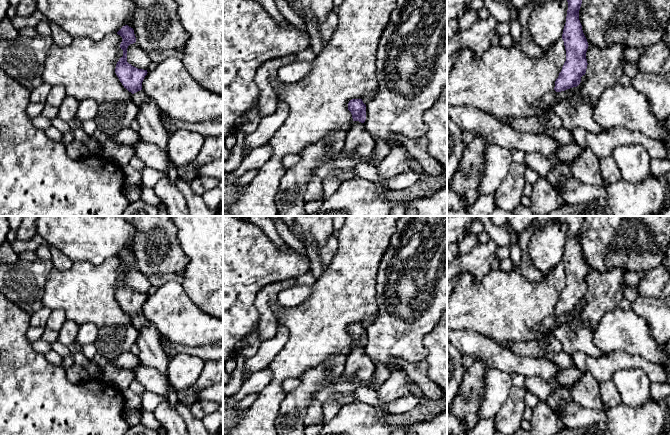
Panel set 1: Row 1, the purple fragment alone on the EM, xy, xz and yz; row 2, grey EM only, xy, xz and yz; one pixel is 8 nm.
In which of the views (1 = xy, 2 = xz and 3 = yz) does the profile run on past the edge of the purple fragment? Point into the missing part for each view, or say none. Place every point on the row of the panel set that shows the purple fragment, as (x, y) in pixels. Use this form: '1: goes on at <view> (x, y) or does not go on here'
1: goes on at xy (139, 97)
2: does not go on here
3: goes on at yz (535, 124)

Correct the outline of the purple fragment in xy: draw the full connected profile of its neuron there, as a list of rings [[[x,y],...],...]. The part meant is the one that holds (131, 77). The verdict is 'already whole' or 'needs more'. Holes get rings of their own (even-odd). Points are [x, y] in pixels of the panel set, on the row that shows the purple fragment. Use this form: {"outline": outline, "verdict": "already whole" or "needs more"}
{"outline": [[[125,25],[117,34],[123,39],[120,44],[120,48],[123,50],[123,56],[116,64],[115,73],[124,88],[132,93],[132,100],[139,108],[142,103],[150,100],[142,90],[142,82],[148,72],[147,70],[138,69],[127,62],[127,48],[130,44],[136,42],[133,28]]], "verdict": "needs more"}

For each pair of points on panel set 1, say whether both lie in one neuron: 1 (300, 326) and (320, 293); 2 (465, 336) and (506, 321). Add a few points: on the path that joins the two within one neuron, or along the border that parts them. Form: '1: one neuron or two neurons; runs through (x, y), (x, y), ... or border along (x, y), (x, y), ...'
1: one neuron; runs through (308, 318), (320, 306), (320, 301)
2: two neurons; border along (457, 329), (474, 329), (497, 343)

